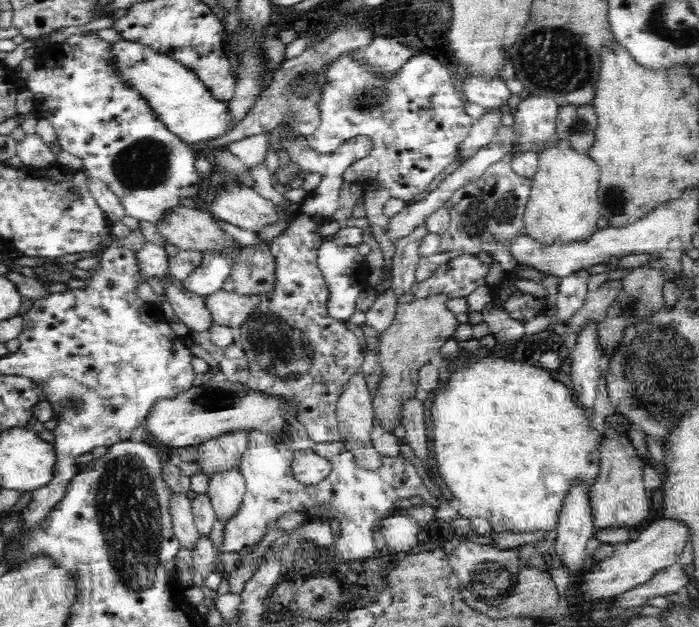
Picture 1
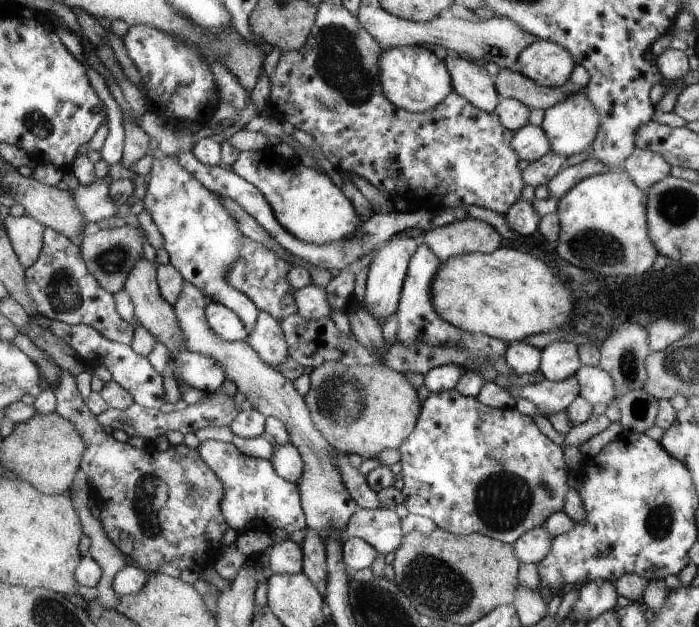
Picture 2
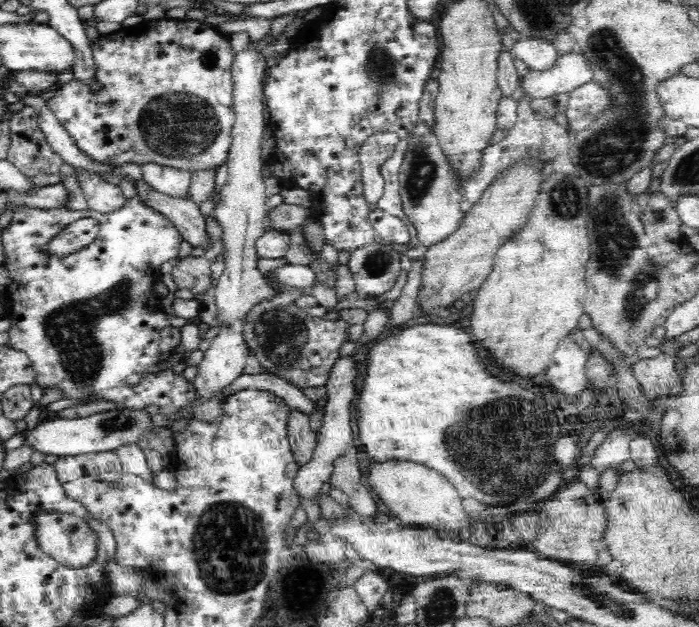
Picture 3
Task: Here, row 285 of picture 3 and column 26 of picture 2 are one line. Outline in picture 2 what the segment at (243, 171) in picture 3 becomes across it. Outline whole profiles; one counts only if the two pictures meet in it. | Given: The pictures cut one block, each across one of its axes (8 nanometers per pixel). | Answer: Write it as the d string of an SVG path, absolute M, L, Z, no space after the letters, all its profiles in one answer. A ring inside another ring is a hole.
M26 214L20 217L9 215L3 220L12 248L24 270L28 270L39 260L40 248L44 246L46 227Z

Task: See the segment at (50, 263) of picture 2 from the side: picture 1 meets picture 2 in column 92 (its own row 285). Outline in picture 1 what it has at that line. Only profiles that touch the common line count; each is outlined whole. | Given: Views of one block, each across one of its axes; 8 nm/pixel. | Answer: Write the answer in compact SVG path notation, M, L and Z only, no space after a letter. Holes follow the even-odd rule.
M280 135L280 142L298 167L306 172L321 174L321 181L317 188L308 192L306 199L300 203L297 215L288 220L289 227L286 227L270 246L275 258L274 290L256 296L254 314L240 327L240 345L247 354L251 376L258 383L257 389L272 399L280 399L286 404L291 404L291 407L295 408L297 423L303 425L310 440L316 443L343 440L337 420L337 401L346 383L361 370L364 355L358 337L346 327L345 321L332 318L328 314L328 285L317 263L317 250L325 238L318 233L318 228L329 222L332 214L338 210L339 192L344 182L343 172L355 160L360 160L370 152L371 140L364 135L354 137L331 155L319 154L310 149L307 142L294 142L286 135Z

